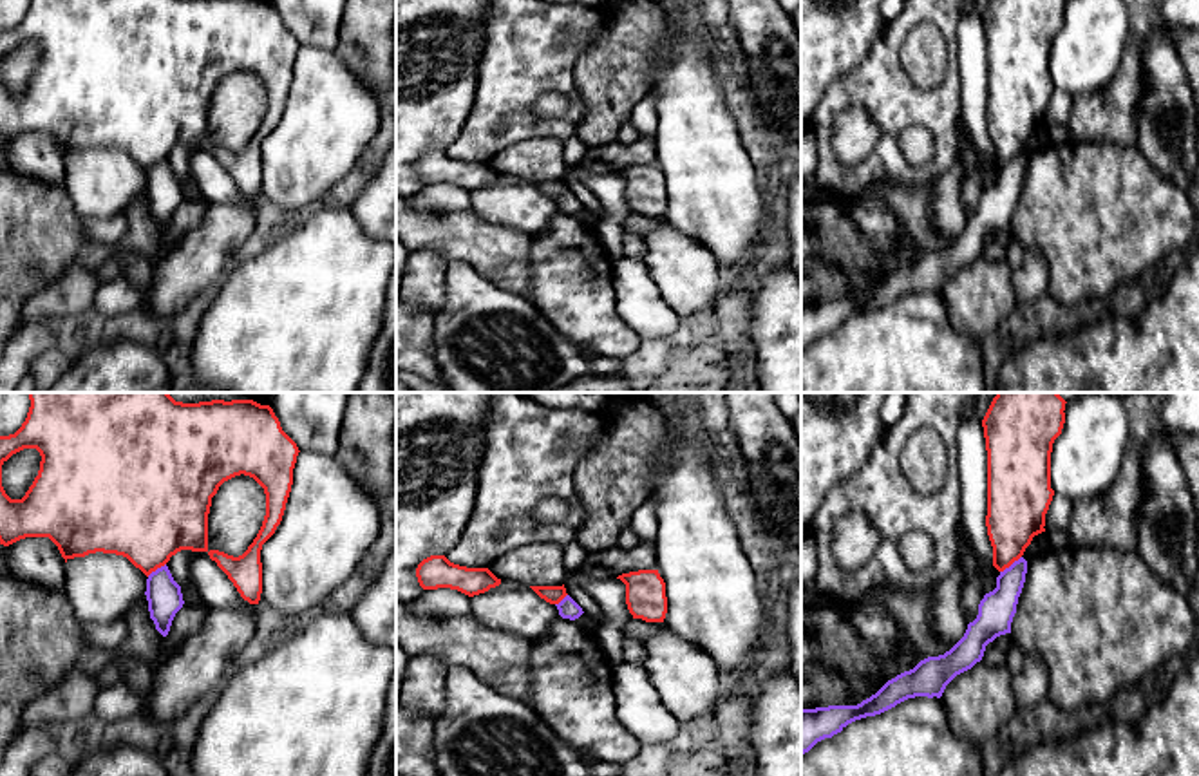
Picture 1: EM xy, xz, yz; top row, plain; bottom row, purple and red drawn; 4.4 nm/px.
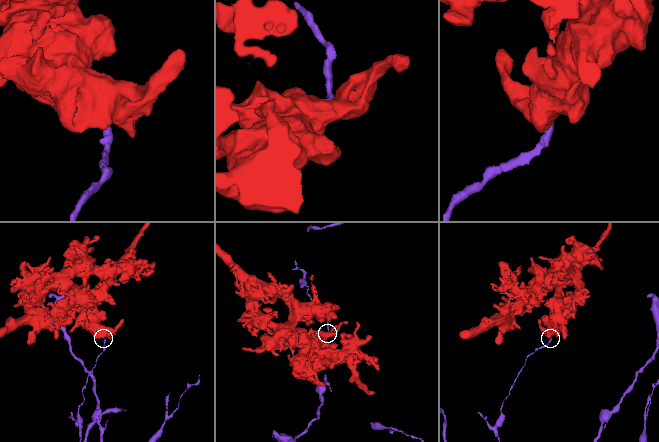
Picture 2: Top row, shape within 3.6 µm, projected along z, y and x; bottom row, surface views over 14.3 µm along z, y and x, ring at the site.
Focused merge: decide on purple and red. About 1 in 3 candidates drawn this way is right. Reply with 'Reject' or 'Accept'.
Reject

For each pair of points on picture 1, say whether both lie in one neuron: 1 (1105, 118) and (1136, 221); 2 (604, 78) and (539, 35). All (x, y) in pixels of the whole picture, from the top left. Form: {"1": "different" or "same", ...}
{"1": "different", "2": "different"}

